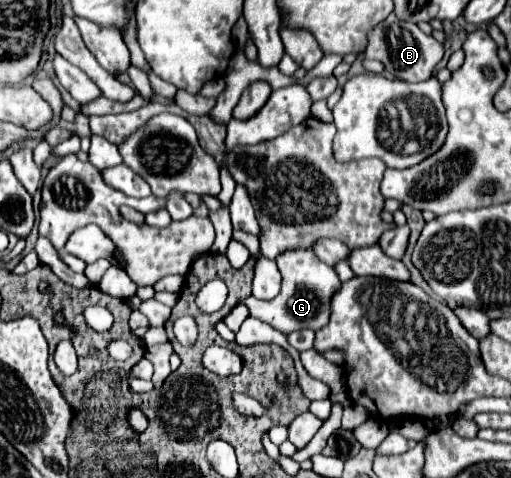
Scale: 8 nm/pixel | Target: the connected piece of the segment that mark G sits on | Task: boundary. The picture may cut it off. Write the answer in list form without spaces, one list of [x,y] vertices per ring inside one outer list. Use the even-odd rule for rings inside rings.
[[[312,250],[282,252],[282,254],[278,254],[276,264],[282,274],[282,292],[270,302],[258,300],[258,298],[242,300],[242,304],[248,306],[250,316],[268,322],[270,326],[274,326],[276,330],[280,330],[284,334],[290,334],[290,332],[302,330],[302,328],[310,328],[310,330],[322,328],[330,316],[330,298],[332,298],[334,290],[338,290],[338,286],[340,286],[340,280],[336,276],[334,268],[324,264],[322,260],[318,260],[318,256]]]

